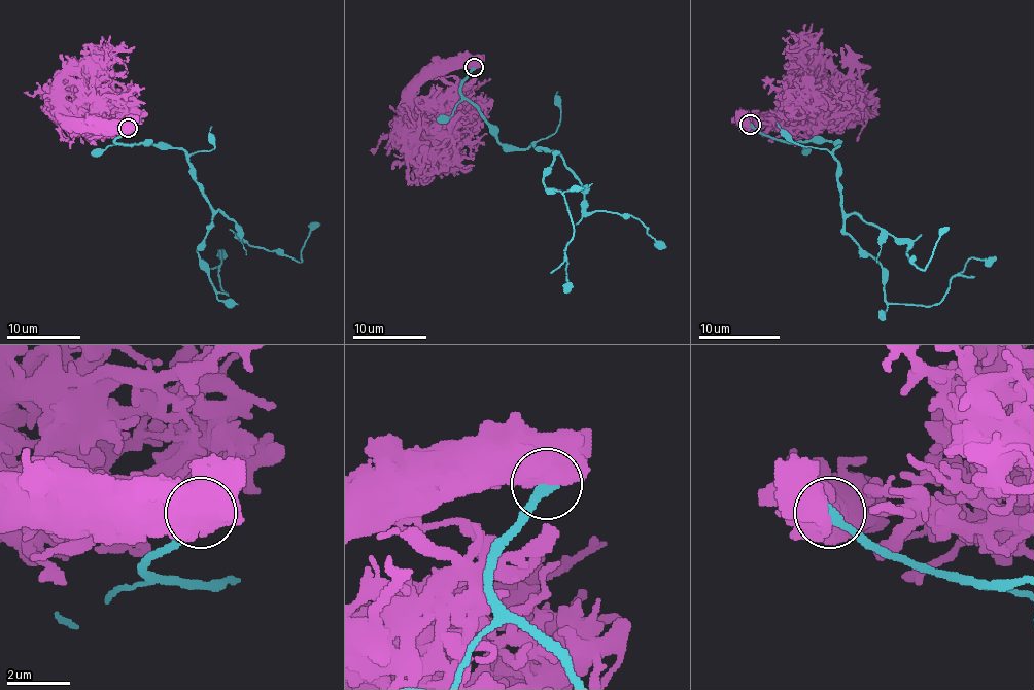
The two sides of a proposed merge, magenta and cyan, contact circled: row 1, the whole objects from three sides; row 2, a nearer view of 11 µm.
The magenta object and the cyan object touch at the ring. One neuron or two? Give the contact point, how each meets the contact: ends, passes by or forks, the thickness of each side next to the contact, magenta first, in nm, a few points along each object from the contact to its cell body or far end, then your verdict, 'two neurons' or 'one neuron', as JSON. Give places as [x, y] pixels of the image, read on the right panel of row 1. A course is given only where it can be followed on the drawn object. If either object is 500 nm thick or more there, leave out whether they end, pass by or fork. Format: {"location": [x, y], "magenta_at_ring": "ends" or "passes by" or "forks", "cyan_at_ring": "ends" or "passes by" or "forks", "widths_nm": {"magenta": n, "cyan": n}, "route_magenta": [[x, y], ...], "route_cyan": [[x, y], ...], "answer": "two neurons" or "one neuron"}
{"location": [750, 124], "widths_nm": {"magenta": 950, "cyan": 460}, "route_magenta": [[749, 125], [759, 118], [793, 121], [820, 100], [846, 74], [848, 56], [843, 44]], "route_cyan": [[749, 125], [780, 141], [838, 147], [843, 232], [883, 268], [889, 302], [933, 306], [971, 257], [995, 257]], "answer": "two neurons"}

